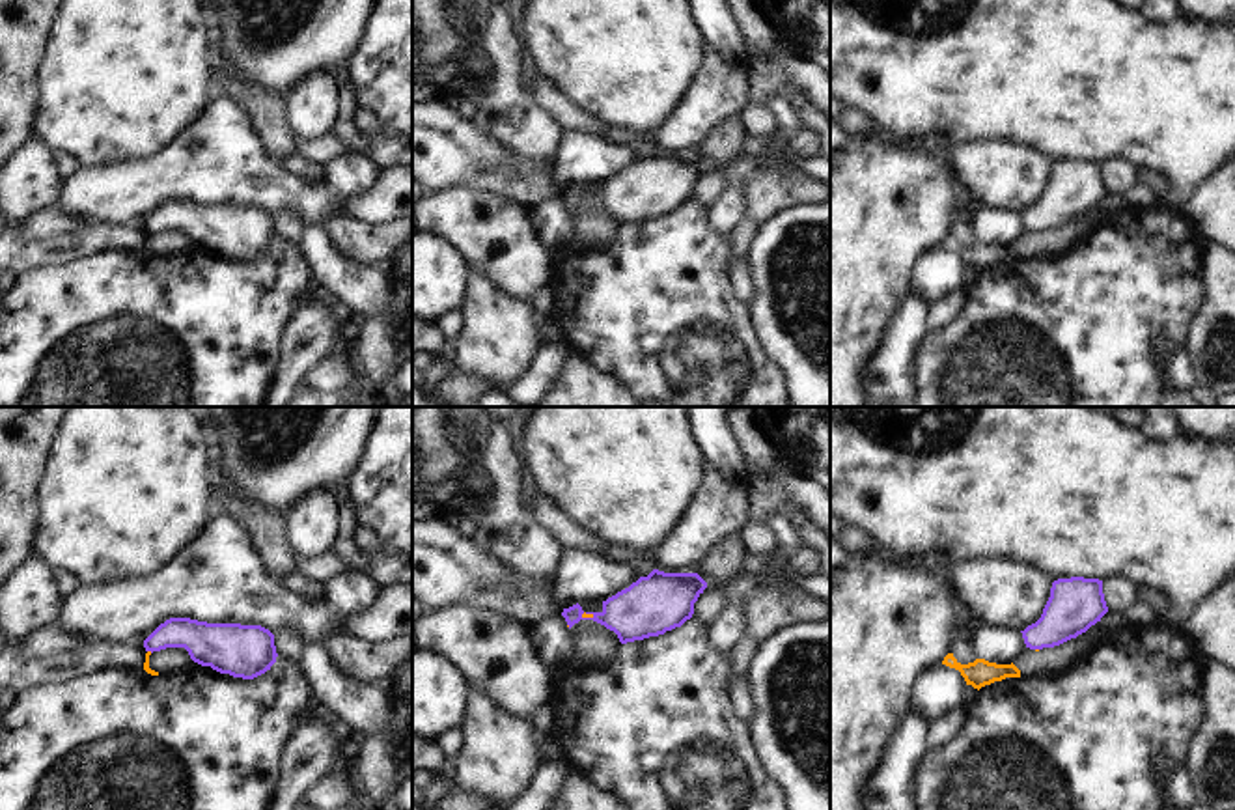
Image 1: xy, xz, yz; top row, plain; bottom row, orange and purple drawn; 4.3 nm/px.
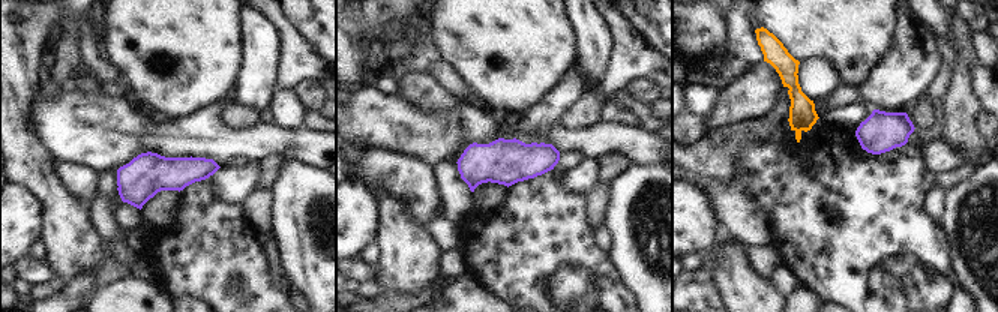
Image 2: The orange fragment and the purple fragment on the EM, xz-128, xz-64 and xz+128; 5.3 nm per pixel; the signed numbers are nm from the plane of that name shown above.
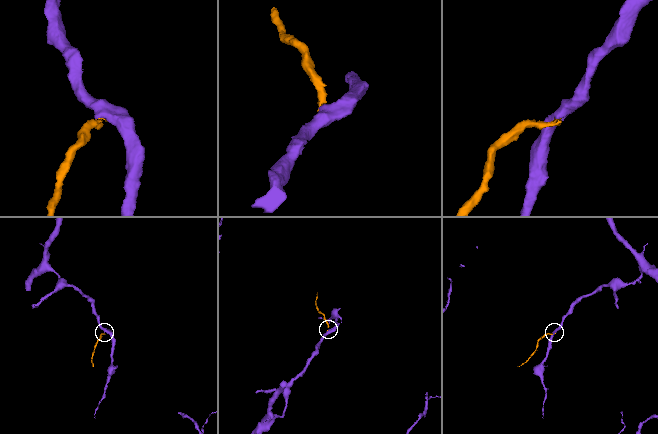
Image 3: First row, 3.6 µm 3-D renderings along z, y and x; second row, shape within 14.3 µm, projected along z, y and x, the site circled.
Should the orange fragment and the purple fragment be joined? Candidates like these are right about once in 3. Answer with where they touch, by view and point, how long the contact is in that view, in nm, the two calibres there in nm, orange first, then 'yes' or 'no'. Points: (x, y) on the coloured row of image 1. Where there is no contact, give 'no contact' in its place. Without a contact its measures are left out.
contact xz (588, 616); length 60 nm; calibres 20 and 240 nm; no

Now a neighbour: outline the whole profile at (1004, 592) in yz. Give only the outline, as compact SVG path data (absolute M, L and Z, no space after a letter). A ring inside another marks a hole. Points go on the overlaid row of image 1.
M970 558L951 566L955 595L970 608L974 625L989 623L1024 631L1041 618L1052 582L1052 577L1043 569L1011 558Z

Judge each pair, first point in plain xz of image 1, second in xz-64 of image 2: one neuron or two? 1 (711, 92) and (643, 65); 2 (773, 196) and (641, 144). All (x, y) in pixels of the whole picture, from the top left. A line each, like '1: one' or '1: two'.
1: two
2: two

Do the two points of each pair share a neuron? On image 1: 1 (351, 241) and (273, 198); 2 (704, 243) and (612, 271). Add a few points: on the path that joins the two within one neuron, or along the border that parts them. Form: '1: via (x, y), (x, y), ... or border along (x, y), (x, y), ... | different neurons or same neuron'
1: border along (327, 223), (346, 208), (374, 224) | different neurons
2: via (681, 260), (670, 271), (635, 271) | same neuron

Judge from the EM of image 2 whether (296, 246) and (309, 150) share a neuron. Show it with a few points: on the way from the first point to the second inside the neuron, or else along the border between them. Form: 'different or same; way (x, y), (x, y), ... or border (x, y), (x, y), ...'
different; border (287, 158), (320, 167)

